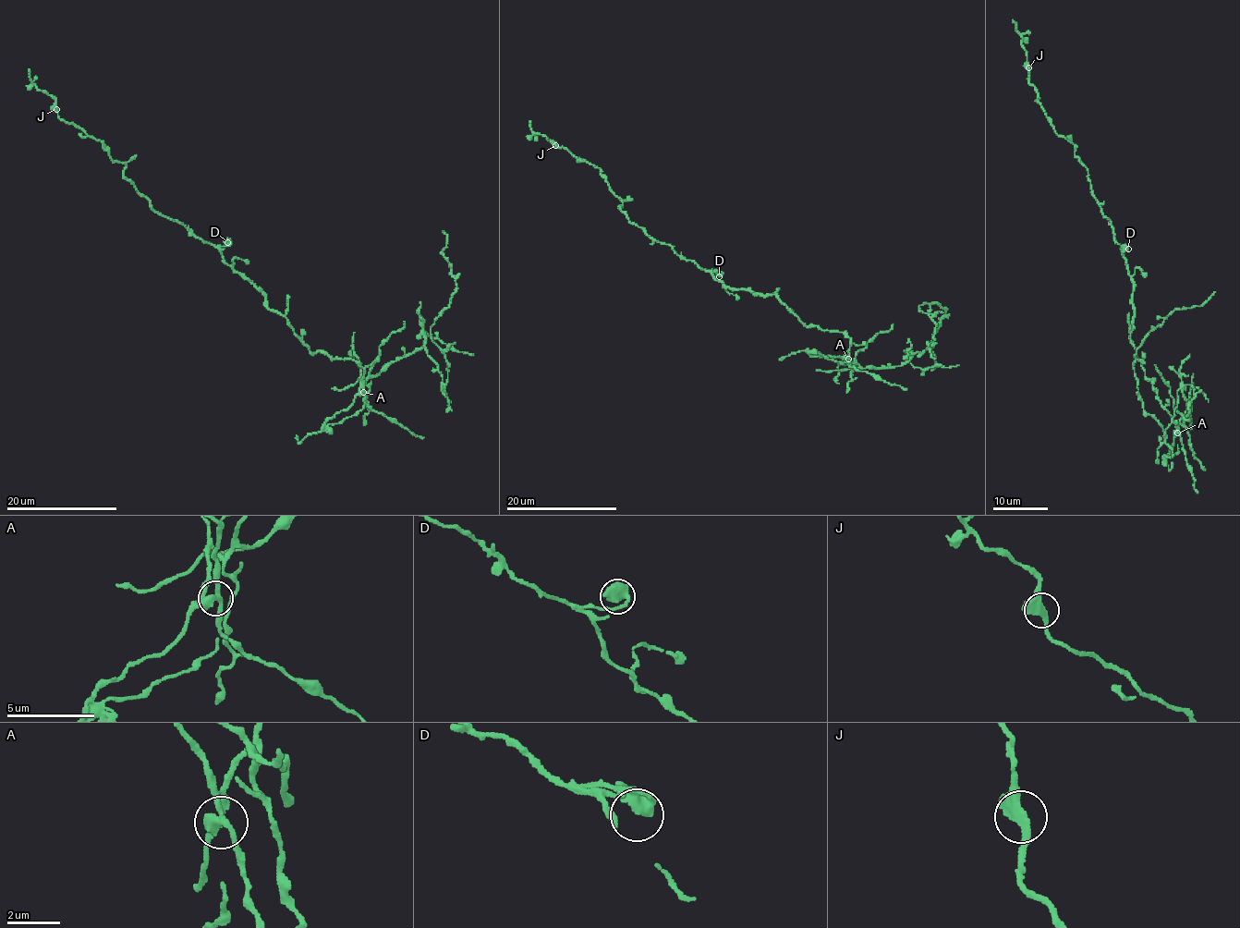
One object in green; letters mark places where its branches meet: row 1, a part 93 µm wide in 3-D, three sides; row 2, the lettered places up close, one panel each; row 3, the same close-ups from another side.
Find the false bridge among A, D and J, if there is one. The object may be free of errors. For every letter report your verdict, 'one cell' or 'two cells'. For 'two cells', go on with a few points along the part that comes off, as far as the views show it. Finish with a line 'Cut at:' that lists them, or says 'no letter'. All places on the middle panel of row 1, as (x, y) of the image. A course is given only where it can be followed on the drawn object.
A: two cells; course (847, 359), (900, 366), (930, 348), (935, 324), (918, 305), (936, 303), (946, 311), (930, 371)
D: one cell
J: one cell
Cut at: A

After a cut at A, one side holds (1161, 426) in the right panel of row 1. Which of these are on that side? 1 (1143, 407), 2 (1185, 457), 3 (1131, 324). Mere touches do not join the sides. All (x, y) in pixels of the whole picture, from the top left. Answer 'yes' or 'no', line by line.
1: yes
2: no
3: no

